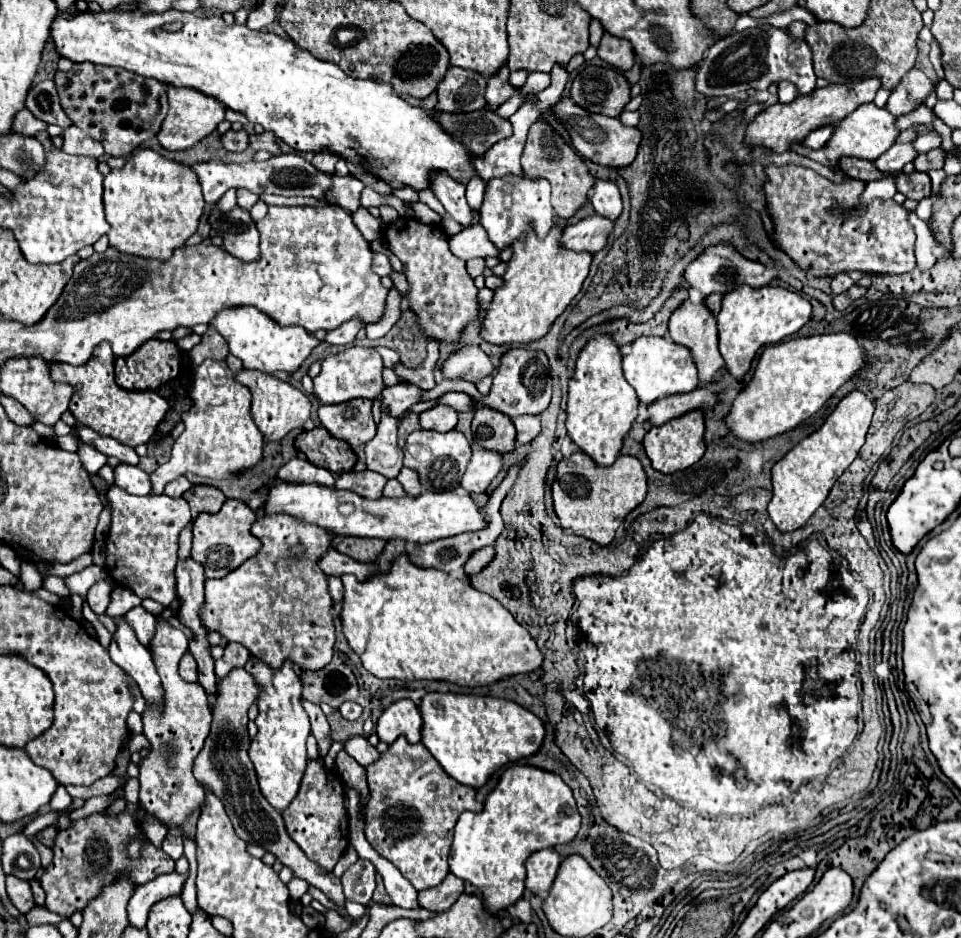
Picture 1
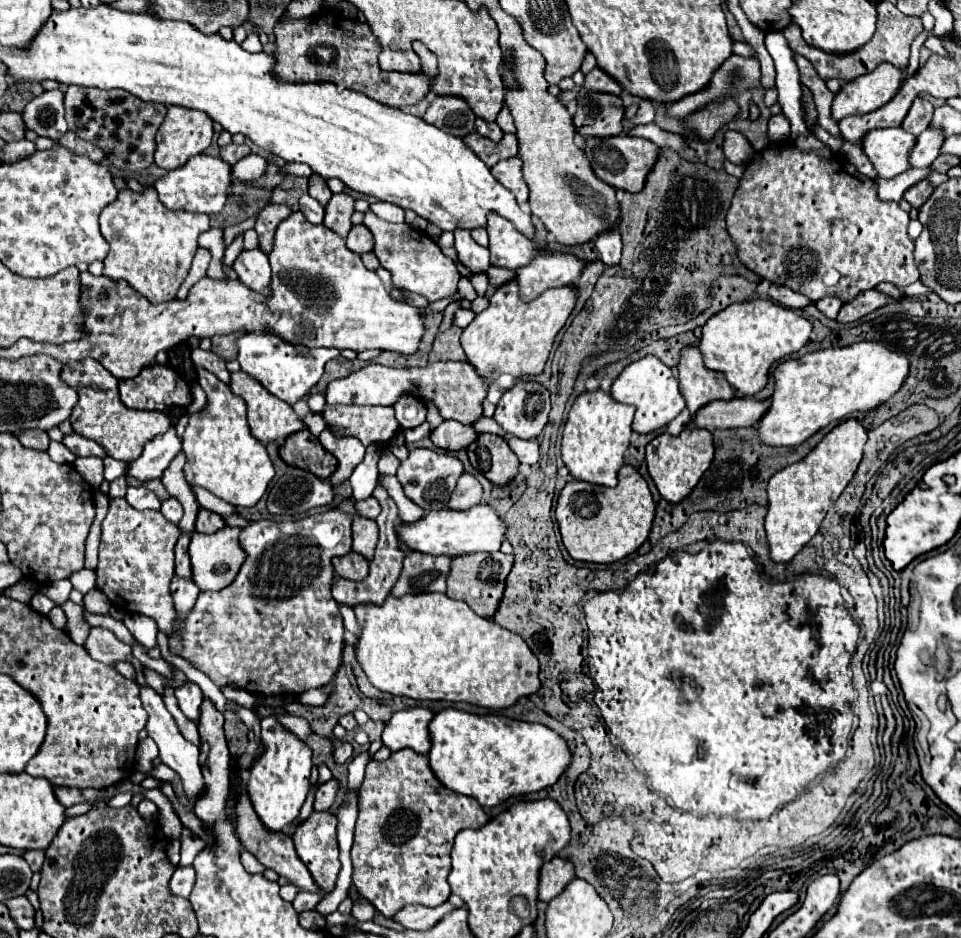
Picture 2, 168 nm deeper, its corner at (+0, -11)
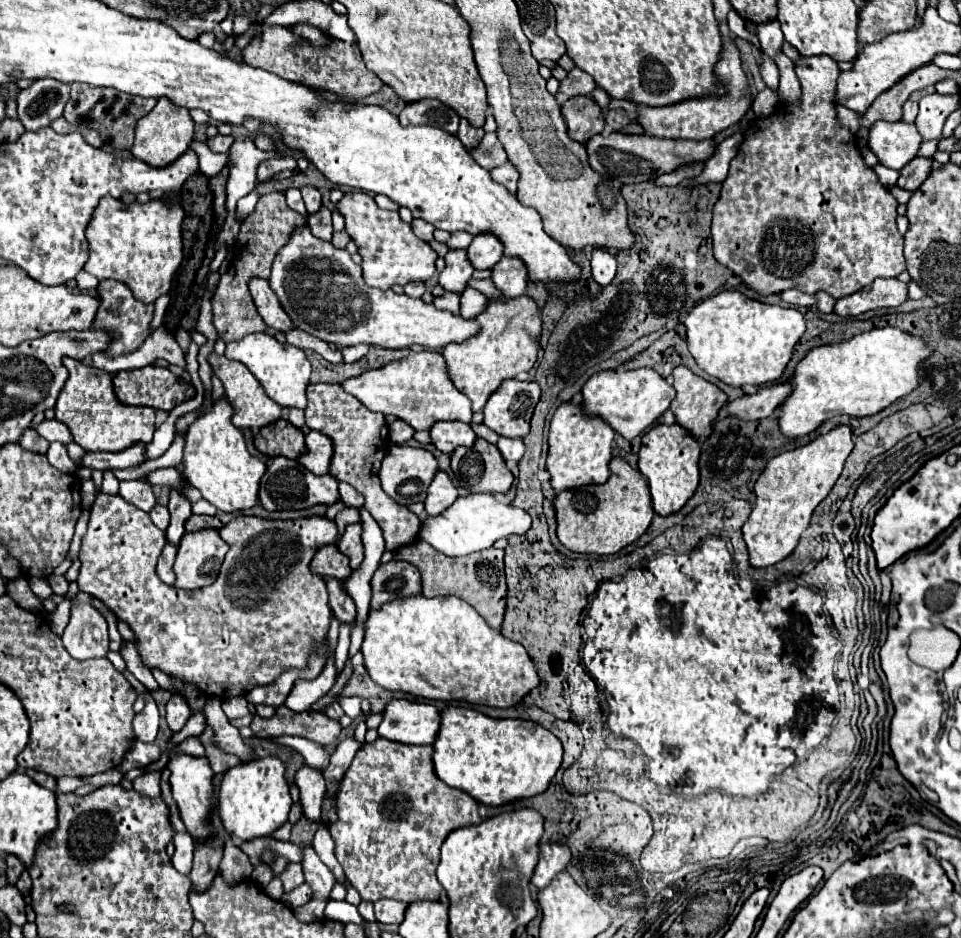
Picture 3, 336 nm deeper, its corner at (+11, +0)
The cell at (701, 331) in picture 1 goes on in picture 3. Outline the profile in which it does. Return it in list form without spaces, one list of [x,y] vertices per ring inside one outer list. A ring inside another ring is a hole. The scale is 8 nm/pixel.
[[[676,366],[672,376],[676,398],[672,400],[670,410],[674,412],[676,422],[696,438],[708,436],[718,410],[726,402],[726,394],[686,366]]]

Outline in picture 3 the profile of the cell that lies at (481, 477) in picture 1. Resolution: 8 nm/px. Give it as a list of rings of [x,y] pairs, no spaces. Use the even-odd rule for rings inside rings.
[[[438,472],[432,484],[428,486],[428,496],[424,500],[424,508],[428,514],[440,514],[444,512],[454,500],[458,498],[458,486],[454,484],[452,476],[448,472]]]

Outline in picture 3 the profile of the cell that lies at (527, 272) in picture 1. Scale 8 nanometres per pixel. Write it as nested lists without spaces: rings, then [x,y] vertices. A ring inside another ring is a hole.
[[[502,296],[498,300],[488,300],[484,312],[474,316],[474,320],[480,324],[478,334],[464,342],[444,346],[442,356],[448,362],[448,372],[458,390],[472,400],[472,410],[478,412],[484,408],[488,396],[500,386],[502,380],[528,372],[534,366],[542,332],[542,314],[536,300],[530,296]]]

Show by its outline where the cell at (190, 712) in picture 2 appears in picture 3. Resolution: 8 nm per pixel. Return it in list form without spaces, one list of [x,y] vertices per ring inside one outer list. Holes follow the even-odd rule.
[[[172,694],[172,698],[166,704],[166,718],[168,718],[168,726],[172,732],[178,732],[186,720],[192,716],[192,710],[188,706],[188,702],[184,700],[184,696],[180,694]]]

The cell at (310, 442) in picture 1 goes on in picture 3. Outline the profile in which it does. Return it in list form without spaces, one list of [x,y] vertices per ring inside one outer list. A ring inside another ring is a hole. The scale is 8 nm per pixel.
[[[280,418],[274,424],[260,428],[260,432],[254,438],[254,446],[270,458],[286,456],[286,458],[292,458],[292,460],[300,458],[306,450],[302,430],[296,428],[294,424],[290,424],[284,418]]]

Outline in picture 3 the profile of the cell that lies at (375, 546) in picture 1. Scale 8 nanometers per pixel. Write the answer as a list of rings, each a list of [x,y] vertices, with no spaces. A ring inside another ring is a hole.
[[[336,544],[322,546],[312,558],[312,572],[324,578],[348,578],[352,574],[350,558],[344,556]]]

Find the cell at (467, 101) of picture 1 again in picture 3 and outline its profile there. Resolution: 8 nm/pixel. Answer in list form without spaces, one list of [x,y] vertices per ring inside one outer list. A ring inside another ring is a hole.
[[[416,100],[410,102],[402,112],[400,112],[400,124],[428,124],[428,126],[440,126],[442,130],[448,130],[450,134],[458,132],[458,122],[460,116],[456,110],[446,106],[444,102],[438,100]]]

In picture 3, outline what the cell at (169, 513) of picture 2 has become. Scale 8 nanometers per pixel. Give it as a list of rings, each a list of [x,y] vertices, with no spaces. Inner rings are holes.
[[[156,504],[156,506],[150,510],[150,518],[152,518],[152,522],[154,522],[160,530],[166,530],[166,526],[168,526],[168,522],[170,522],[170,512],[168,512],[168,506]]]

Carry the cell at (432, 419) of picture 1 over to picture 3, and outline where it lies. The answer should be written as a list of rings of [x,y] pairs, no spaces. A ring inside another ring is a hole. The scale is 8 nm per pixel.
[[[436,422],[430,428],[430,434],[432,434],[432,444],[446,454],[452,454],[454,448],[458,446],[472,446],[476,438],[470,424],[464,422]]]

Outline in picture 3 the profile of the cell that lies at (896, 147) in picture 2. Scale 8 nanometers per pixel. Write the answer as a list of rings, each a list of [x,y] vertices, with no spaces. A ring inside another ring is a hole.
[[[878,120],[870,126],[868,130],[868,148],[876,154],[876,158],[880,160],[880,164],[888,166],[888,168],[904,168],[912,158],[916,158],[916,152],[920,148],[920,134],[916,134],[916,126],[908,124],[908,122],[886,122],[886,120]]]

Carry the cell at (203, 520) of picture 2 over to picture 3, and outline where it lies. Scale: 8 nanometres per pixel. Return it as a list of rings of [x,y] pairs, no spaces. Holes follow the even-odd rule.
[[[192,514],[186,522],[186,530],[194,532],[194,530],[202,530],[202,528],[222,528],[222,522],[216,516],[196,516],[196,514]]]

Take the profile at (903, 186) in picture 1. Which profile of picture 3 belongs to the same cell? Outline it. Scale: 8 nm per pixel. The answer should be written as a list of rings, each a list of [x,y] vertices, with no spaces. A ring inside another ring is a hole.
[[[916,156],[912,162],[908,162],[908,166],[904,166],[900,170],[900,178],[898,178],[898,186],[908,190],[908,192],[914,192],[920,188],[920,184],[928,178],[932,170],[932,160],[930,158],[920,158]]]

